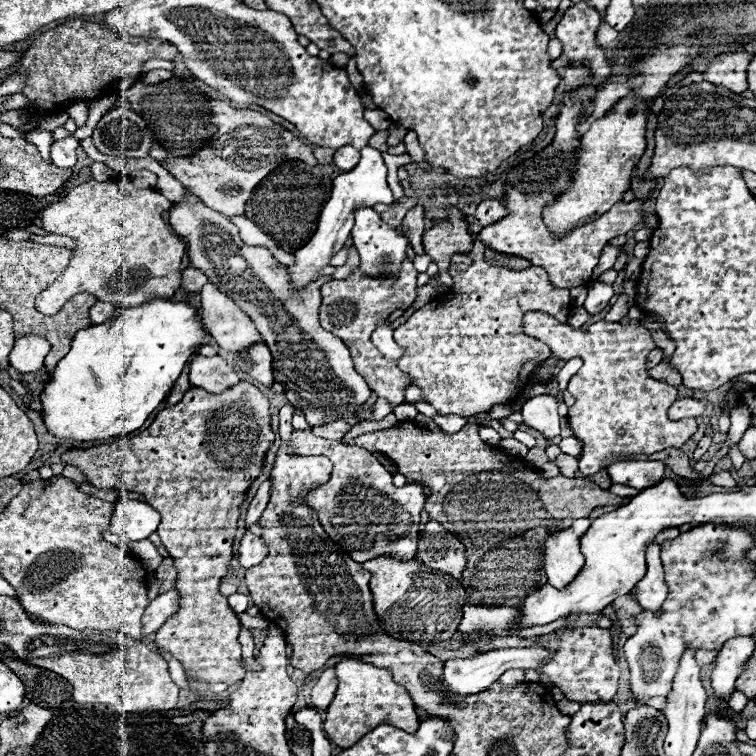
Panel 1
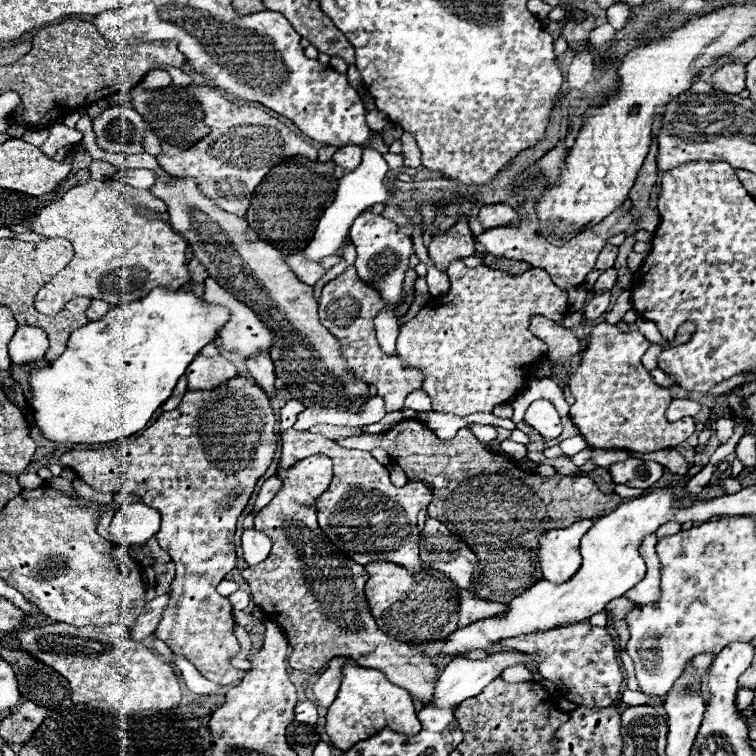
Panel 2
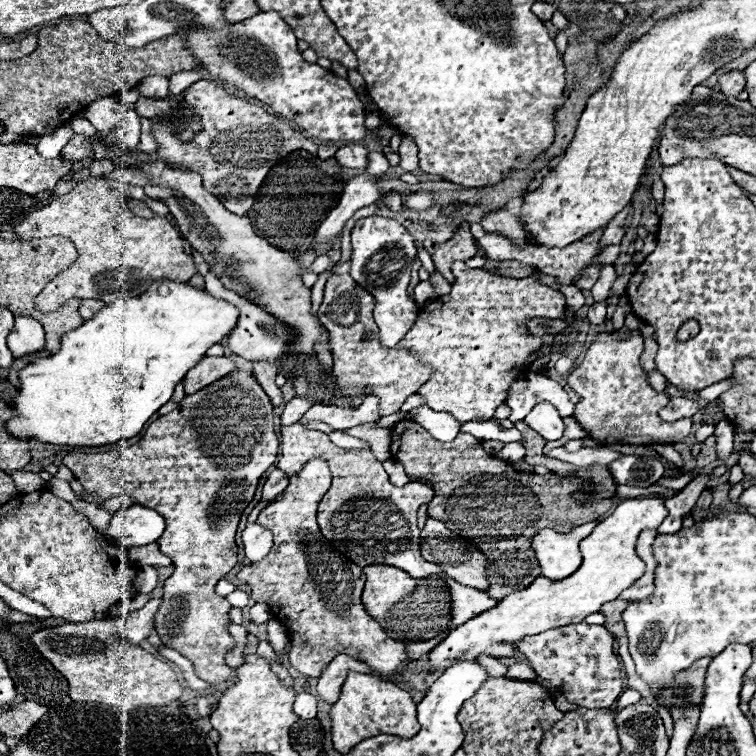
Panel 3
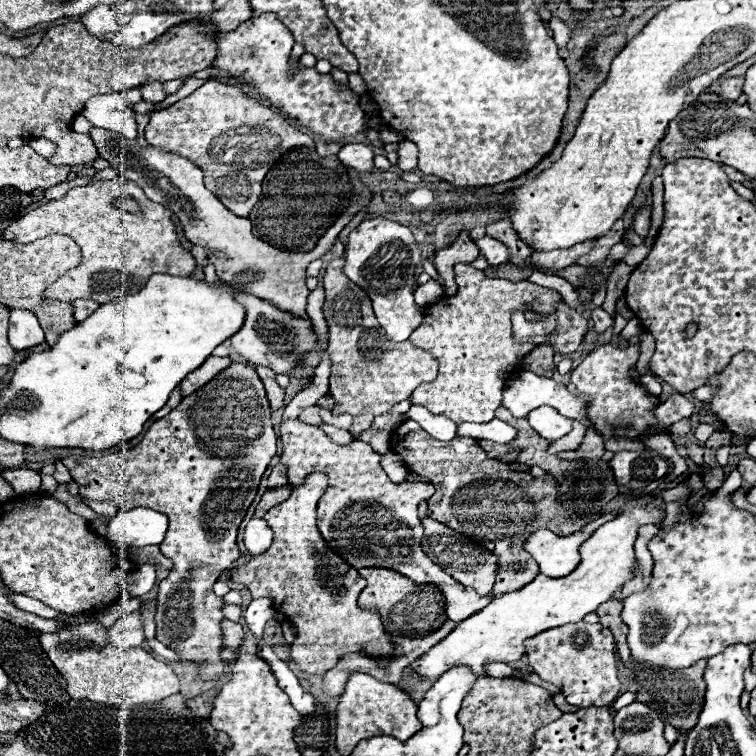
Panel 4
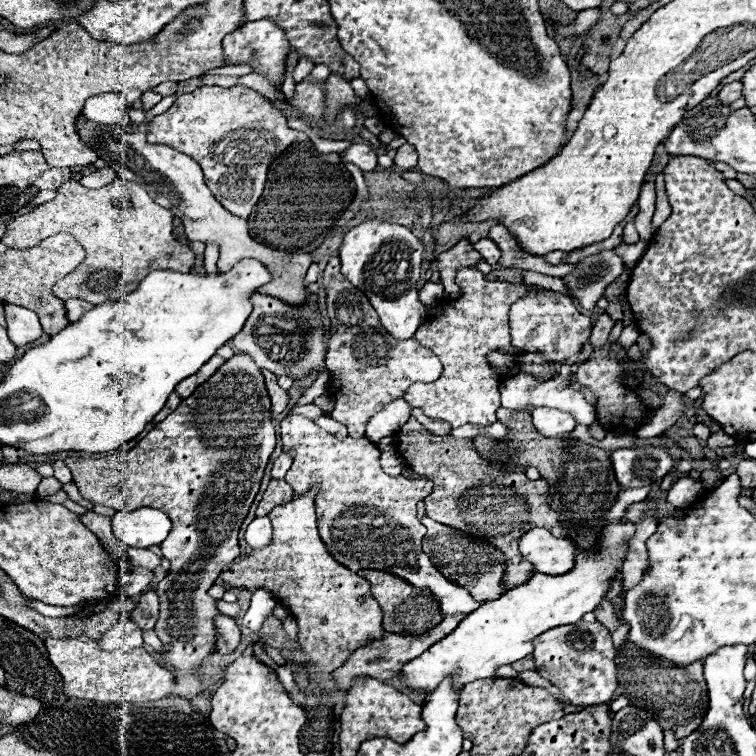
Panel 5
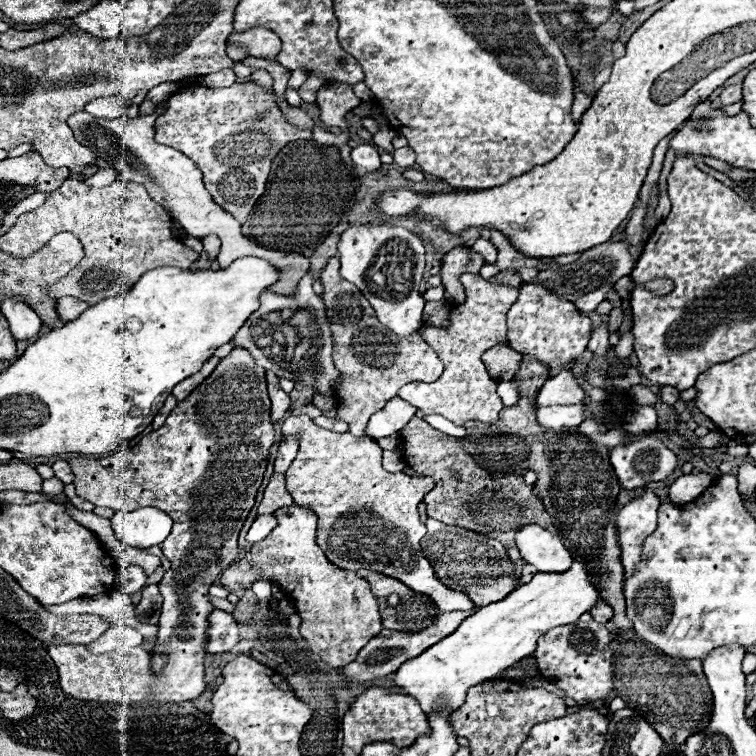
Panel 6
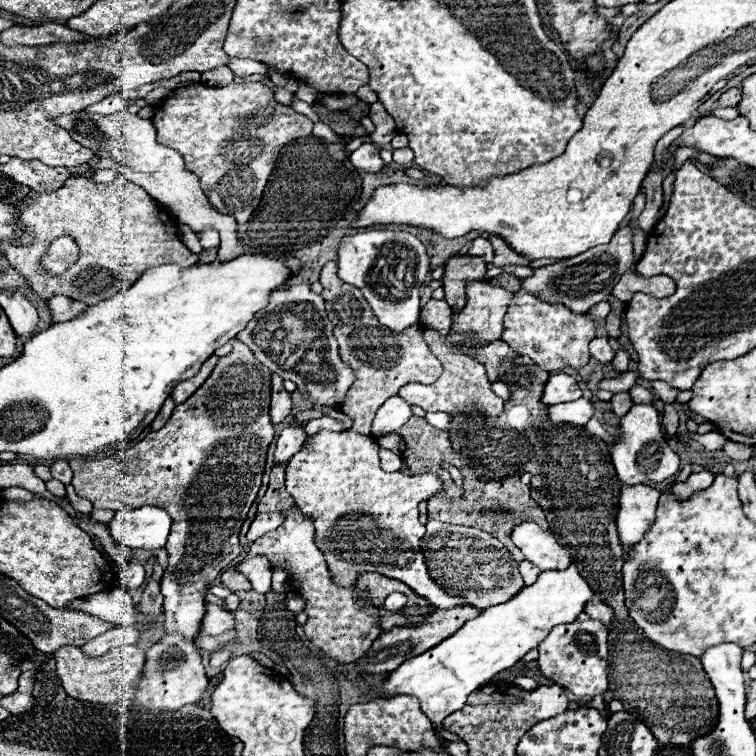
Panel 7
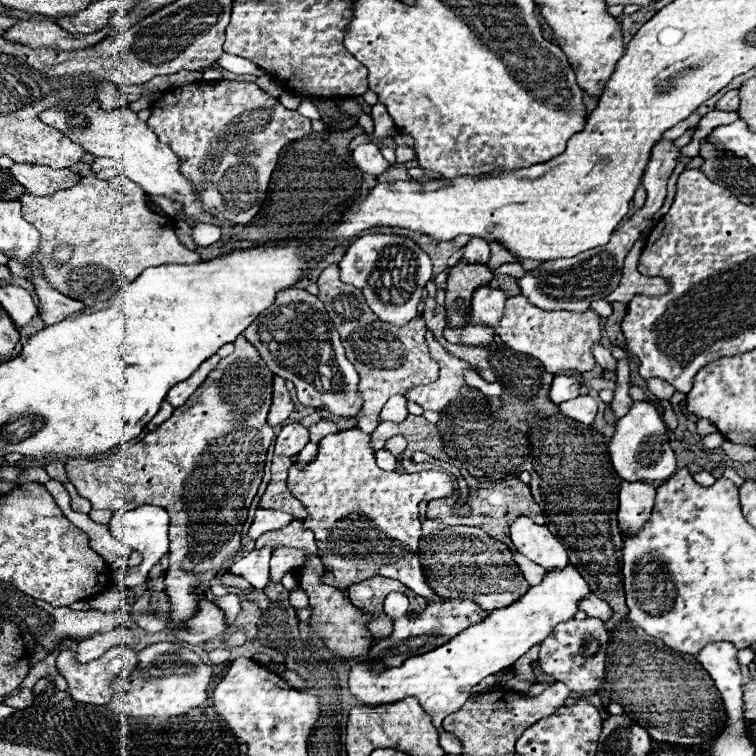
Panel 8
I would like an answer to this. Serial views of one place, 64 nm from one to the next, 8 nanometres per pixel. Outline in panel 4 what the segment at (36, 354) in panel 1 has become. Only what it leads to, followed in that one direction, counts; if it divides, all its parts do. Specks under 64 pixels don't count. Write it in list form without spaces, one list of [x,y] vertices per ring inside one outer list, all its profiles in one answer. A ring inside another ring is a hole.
[[[12,308],[8,338],[10,338],[10,344],[14,350],[24,350],[24,348],[32,348],[32,346],[44,342],[44,332],[38,324],[38,318],[30,310]]]

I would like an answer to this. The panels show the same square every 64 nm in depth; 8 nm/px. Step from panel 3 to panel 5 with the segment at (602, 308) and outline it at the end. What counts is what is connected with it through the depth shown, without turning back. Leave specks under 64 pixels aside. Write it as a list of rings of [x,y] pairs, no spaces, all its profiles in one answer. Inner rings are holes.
[[[600,314],[598,316],[598,320],[596,320],[594,328],[592,328],[592,336],[590,336],[590,344],[592,344],[594,350],[600,350],[606,344],[612,326],[614,326],[614,322],[610,320],[608,314]]]

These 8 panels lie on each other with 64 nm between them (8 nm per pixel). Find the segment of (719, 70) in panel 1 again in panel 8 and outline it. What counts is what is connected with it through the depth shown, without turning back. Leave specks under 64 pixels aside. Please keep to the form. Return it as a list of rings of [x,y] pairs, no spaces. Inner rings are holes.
[[[730,90],[726,92],[718,102],[716,102],[716,110],[724,110],[724,112],[736,112],[738,110],[738,104],[740,104],[740,98],[738,98],[738,90]]]

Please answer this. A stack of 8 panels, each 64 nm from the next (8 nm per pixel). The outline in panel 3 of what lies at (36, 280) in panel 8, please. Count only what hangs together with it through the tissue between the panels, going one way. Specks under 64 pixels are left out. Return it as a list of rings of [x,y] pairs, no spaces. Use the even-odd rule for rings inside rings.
[[[82,300],[78,312],[80,312],[82,320],[88,320],[88,318],[92,318],[92,316],[102,308],[102,306],[104,306],[104,304],[102,304],[100,300]]]

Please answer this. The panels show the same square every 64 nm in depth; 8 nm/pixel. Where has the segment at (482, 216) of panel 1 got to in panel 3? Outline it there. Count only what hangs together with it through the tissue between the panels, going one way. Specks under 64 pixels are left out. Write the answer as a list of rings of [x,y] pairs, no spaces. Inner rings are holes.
[[[506,208],[488,214],[488,216],[482,220],[482,226],[484,226],[484,230],[490,232],[490,234],[502,234],[502,236],[506,236],[506,238],[508,238],[512,244],[516,244],[516,246],[524,246],[524,244],[526,244],[526,242],[524,242],[524,240],[526,240],[526,234],[524,234],[524,230],[522,230],[522,226],[520,226],[518,216],[510,214]]]

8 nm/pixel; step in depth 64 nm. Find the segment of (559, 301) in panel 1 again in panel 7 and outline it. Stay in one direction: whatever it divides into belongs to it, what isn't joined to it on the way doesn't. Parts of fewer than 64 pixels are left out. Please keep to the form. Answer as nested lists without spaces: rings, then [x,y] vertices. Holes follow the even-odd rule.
[[[468,282],[466,296],[468,304],[454,318],[452,330],[472,332],[476,338],[482,338],[484,344],[458,344],[458,348],[482,348],[492,340],[500,340],[502,318],[512,300],[512,292],[490,286],[488,282]],[[424,330],[424,340],[428,342],[432,354],[442,362],[444,370],[442,376],[434,382],[434,384],[408,384],[404,388],[400,388],[400,396],[408,402],[408,404],[416,404],[422,406],[426,412],[446,412],[446,414],[468,414],[468,412],[480,412],[484,416],[498,416],[504,408],[504,400],[498,398],[492,390],[490,390],[490,382],[486,378],[486,370],[484,366],[474,360],[472,356],[466,356],[464,352],[454,350],[448,340],[442,340],[438,332],[434,330]]]

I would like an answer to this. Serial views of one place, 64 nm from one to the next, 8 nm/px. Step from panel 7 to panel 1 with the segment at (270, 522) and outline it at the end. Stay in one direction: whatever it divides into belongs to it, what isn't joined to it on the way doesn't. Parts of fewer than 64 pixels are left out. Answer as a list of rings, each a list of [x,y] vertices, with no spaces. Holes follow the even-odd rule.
[[[246,530],[244,538],[240,542],[240,556],[238,556],[240,560],[238,562],[244,568],[252,568],[252,566],[258,566],[266,558],[266,554],[268,554],[268,546],[262,540],[262,536],[256,536]]]

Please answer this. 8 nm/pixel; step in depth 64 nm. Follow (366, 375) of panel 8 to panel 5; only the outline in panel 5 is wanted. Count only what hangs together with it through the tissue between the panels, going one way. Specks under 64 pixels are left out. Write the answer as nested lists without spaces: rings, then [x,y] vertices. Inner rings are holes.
[[[332,256],[324,274],[322,284],[326,290],[326,310],[330,318],[330,346],[326,366],[332,372],[328,390],[336,398],[332,418],[348,426],[352,438],[362,438],[366,422],[380,412],[388,402],[402,398],[414,382],[434,382],[442,374],[442,362],[436,354],[418,344],[414,339],[396,340],[386,332],[378,330],[378,314],[370,306],[368,298],[352,286],[340,274],[340,258]]]

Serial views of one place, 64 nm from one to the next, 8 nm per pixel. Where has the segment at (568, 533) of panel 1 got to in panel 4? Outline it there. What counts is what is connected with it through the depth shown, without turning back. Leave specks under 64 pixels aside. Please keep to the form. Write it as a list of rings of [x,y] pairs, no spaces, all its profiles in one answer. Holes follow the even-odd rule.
[[[614,511],[603,514],[598,520],[586,524],[580,532],[574,532],[570,536],[558,536],[546,528],[540,528],[524,540],[524,550],[528,550],[528,554],[536,560],[542,574],[546,574],[550,578],[562,578],[578,566],[578,562],[580,562],[578,546],[600,524],[614,519],[618,513],[619,511]]]

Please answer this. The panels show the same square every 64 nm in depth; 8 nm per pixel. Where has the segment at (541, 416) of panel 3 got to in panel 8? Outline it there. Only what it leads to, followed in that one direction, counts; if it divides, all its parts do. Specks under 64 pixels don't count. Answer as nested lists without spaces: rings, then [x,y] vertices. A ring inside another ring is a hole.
[[[584,394],[584,396],[578,396],[574,400],[562,402],[560,404],[560,412],[566,414],[568,418],[576,420],[576,422],[592,424],[594,418],[596,418],[596,414],[598,414],[598,402],[596,402],[594,396]]]

